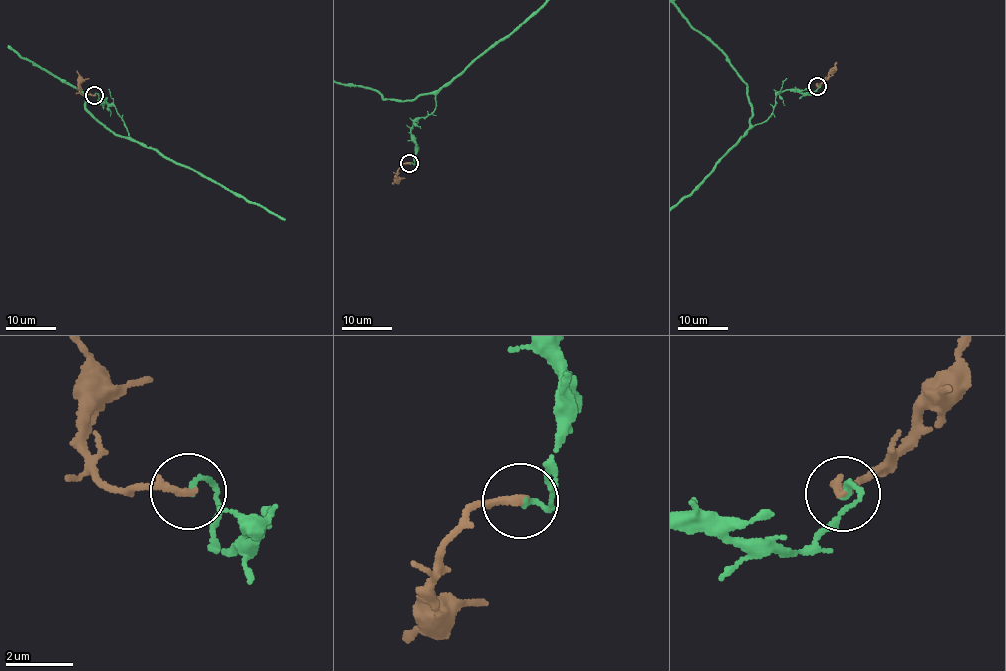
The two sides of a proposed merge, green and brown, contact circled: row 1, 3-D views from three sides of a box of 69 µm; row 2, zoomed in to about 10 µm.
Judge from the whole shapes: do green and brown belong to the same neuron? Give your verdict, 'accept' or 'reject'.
reject

